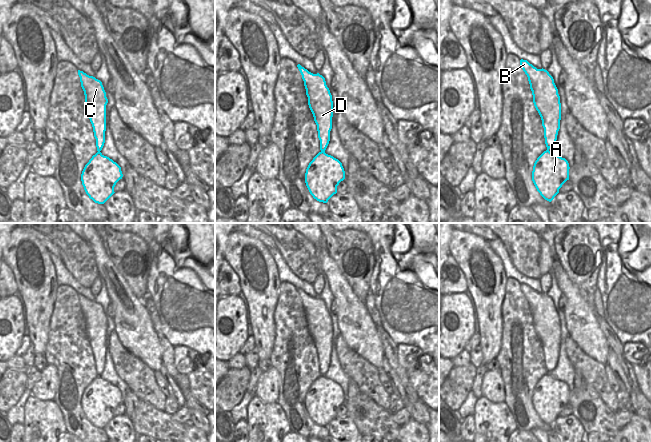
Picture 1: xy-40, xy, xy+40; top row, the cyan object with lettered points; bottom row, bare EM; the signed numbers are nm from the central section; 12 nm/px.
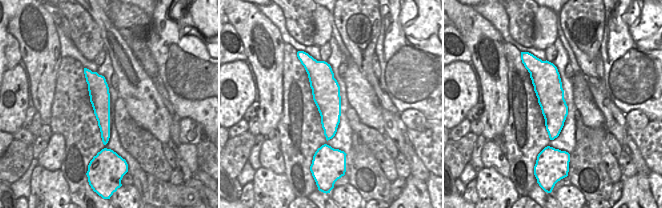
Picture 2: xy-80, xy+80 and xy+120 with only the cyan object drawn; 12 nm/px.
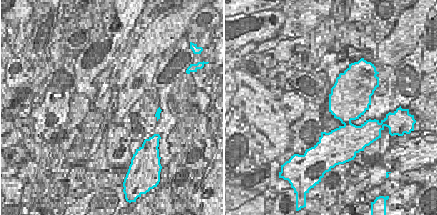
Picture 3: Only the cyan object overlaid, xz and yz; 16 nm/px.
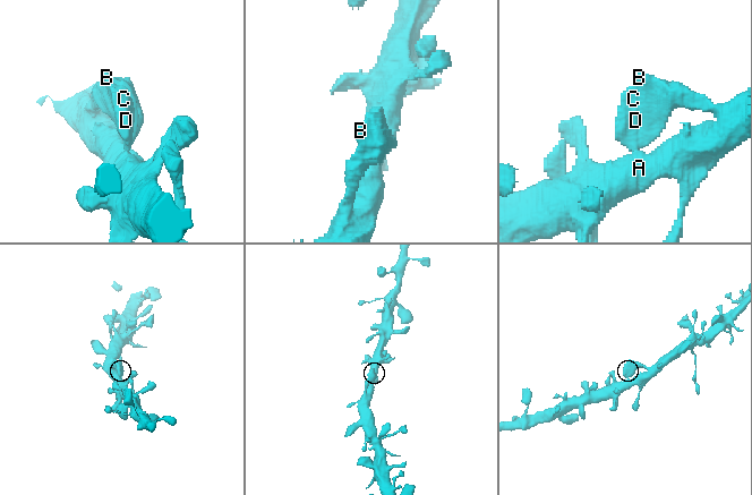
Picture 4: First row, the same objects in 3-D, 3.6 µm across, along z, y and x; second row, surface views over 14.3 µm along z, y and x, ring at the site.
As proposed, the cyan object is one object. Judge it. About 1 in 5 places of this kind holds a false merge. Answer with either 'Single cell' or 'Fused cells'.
Single cell

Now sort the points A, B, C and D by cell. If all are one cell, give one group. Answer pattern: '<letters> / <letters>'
A B C D

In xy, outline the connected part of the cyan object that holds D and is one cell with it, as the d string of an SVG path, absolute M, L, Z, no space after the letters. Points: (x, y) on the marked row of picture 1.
M300 64L297 67L302 75L308 105L317 125L321 150L306 169L305 183L314 199L327 203L337 193L339 183L345 179L342 163L325 153L332 129L332 95L322 75L313 74Z

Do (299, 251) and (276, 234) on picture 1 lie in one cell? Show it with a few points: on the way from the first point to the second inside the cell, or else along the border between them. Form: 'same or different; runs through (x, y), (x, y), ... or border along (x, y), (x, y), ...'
same; runs through (293, 246), (282, 237)

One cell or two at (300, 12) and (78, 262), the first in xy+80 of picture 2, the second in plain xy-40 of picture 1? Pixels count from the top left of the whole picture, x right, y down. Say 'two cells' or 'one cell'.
one cell

